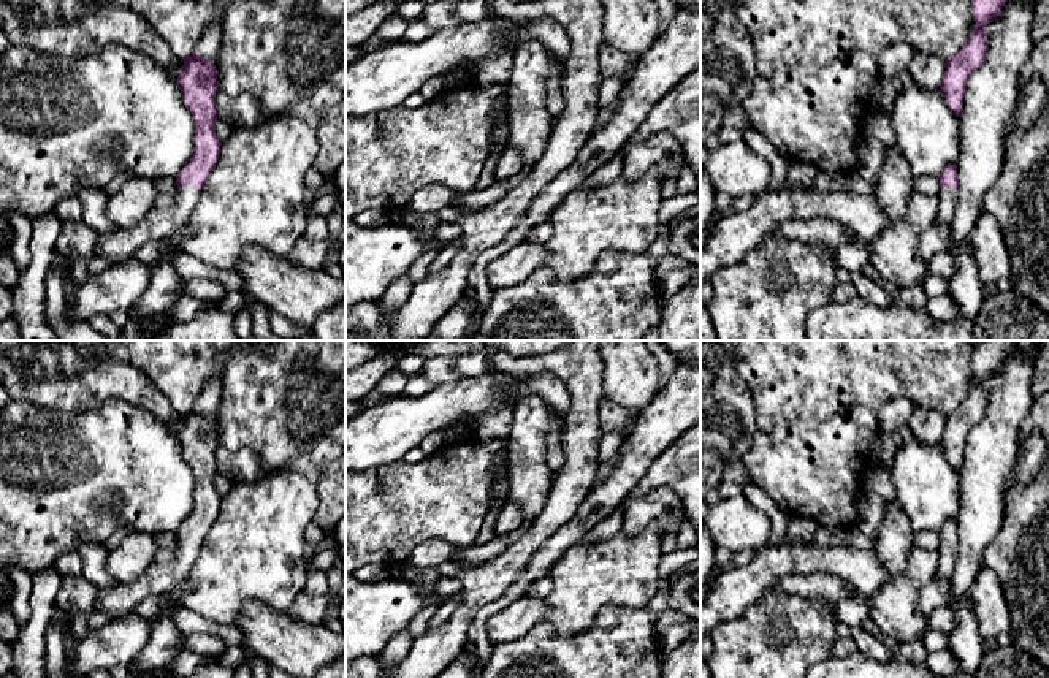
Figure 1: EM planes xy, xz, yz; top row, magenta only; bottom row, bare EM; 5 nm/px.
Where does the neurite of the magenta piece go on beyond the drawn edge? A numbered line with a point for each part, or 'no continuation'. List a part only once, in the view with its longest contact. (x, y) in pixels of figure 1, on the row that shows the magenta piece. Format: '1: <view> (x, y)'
1: xy (119, 246)

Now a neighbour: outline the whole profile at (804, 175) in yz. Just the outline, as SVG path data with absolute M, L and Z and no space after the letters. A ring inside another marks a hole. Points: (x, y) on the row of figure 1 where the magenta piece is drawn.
M792 165L788 170L789 181L792 181L802 187L811 187L816 174L818 174L818 170L813 168L811 165Z

